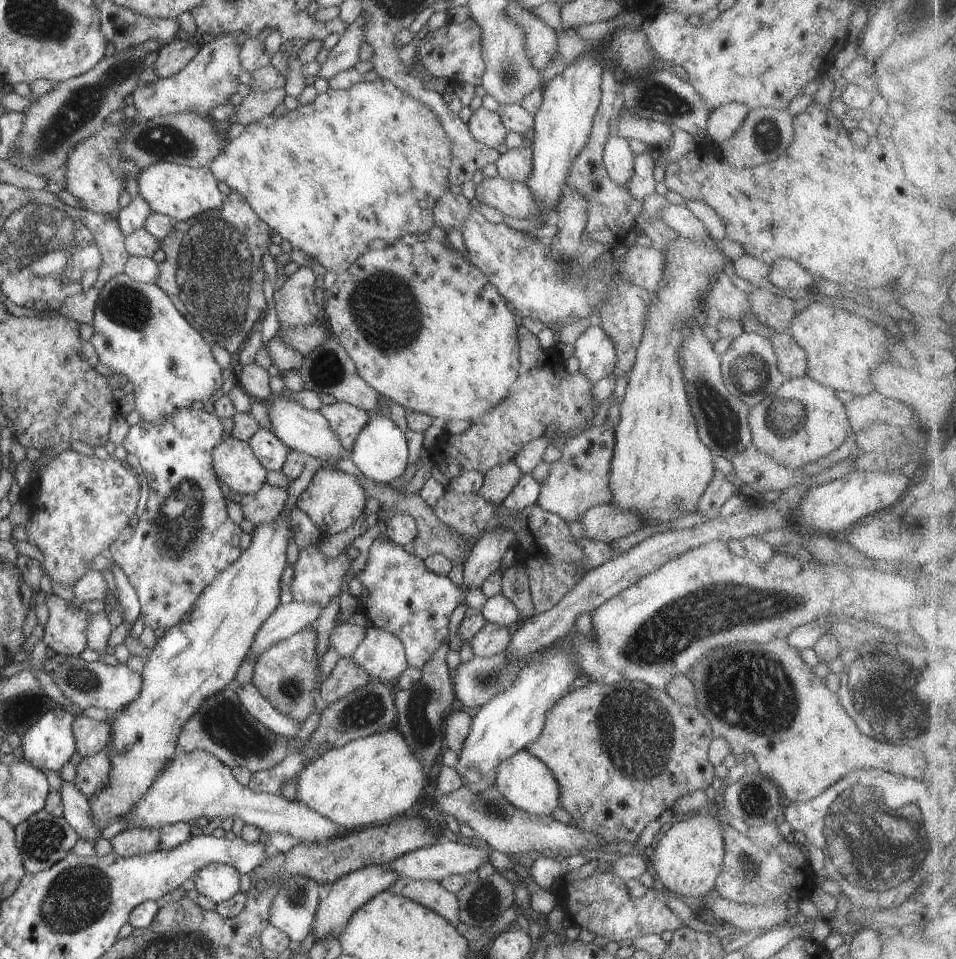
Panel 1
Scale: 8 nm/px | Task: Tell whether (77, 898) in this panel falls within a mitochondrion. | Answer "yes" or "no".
yes

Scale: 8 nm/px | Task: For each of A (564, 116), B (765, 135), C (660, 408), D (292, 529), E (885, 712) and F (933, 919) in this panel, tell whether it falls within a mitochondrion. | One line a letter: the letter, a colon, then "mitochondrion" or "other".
A: other
B: mitochondrion
C: other
D: other
E: mitochondrion
F: other

